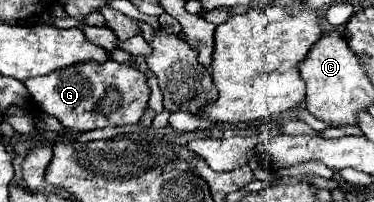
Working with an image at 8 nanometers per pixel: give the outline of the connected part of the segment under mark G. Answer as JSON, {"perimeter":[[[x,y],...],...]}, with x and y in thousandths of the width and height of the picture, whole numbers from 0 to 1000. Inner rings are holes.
{"perimeter":[[[286,292],[281,312],[206,312],[195,332],[174,332],[168,351],[142,351],[120,381],[72,391],[67,431],[78,470],[88,470],[88,510],[99,530],[163,599],[168,629],[201,639],[201,649],[243,649],[243,639],[275,639],[275,629],[318,629],[318,619],[356,619],[377,589],[382,550],[393,540],[398,500],[398,421],[388,411],[388,371],[366,342],[350,342],[345,312],[313,312],[302,292]],[[286,431],[307,431],[307,450],[324,470],[324,510],[313,550],[291,550],[291,569],[270,569],[259,550],[259,510],[281,480]]]}

